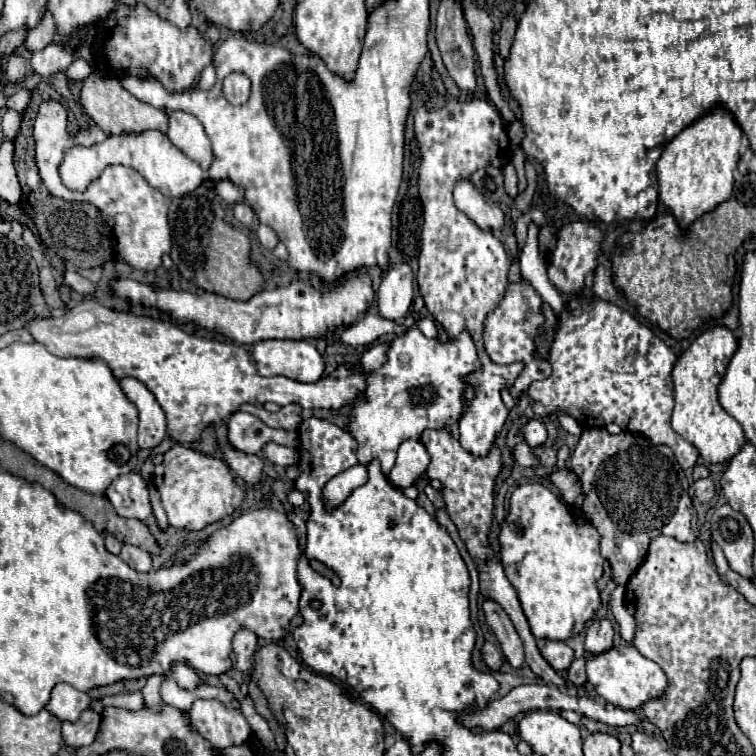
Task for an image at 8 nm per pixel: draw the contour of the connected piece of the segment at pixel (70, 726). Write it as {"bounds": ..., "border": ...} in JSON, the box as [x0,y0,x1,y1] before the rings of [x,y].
{"bounds":[62,709,100,747],"border":[[[92,709],[84,711],[82,717],[76,723],[62,723],[62,739],[68,747],[84,747],[84,745],[92,745],[96,733],[100,727],[100,715],[94,713]]]}

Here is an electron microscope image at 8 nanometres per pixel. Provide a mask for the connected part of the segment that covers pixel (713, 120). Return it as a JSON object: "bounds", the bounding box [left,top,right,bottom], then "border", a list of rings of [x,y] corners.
{"bounds":[656,109,742,235],"border":[[[714,109],[686,127],[664,147],[656,163],[658,195],[660,201],[672,211],[684,235],[696,219],[728,201],[728,197],[732,195],[732,171],[736,169],[740,159],[740,141],[742,131],[732,115],[726,109]]]}

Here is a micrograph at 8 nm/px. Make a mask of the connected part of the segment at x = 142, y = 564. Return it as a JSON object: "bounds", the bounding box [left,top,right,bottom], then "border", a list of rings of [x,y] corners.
{"bounds":[120,545,152,573],"border":[[[124,545],[122,553],[120,553],[120,559],[126,565],[130,565],[132,569],[142,571],[142,573],[146,573],[146,571],[152,569],[152,555],[146,553],[146,551],[142,551],[142,549],[138,549],[138,547],[134,547],[134,545]]]}

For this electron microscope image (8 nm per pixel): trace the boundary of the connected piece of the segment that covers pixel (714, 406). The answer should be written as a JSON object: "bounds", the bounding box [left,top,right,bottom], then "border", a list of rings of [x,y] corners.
{"bounds":[672,327,746,463],"border":[[[714,327],[702,333],[678,359],[672,381],[674,381],[674,413],[672,429],[692,443],[706,463],[730,461],[746,443],[740,423],[730,417],[718,401],[718,385],[722,383],[730,359],[738,349],[738,339],[726,327]]]}

